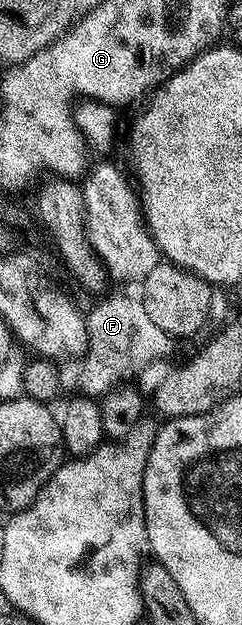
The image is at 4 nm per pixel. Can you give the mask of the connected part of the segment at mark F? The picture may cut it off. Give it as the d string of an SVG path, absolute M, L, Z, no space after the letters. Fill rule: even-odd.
M114 295L106 298L101 298L102 301L85 314L88 347L76 373L79 392L95 399L114 389L122 381L120 379L137 366L168 354L174 345L169 334L152 322L139 296Z

